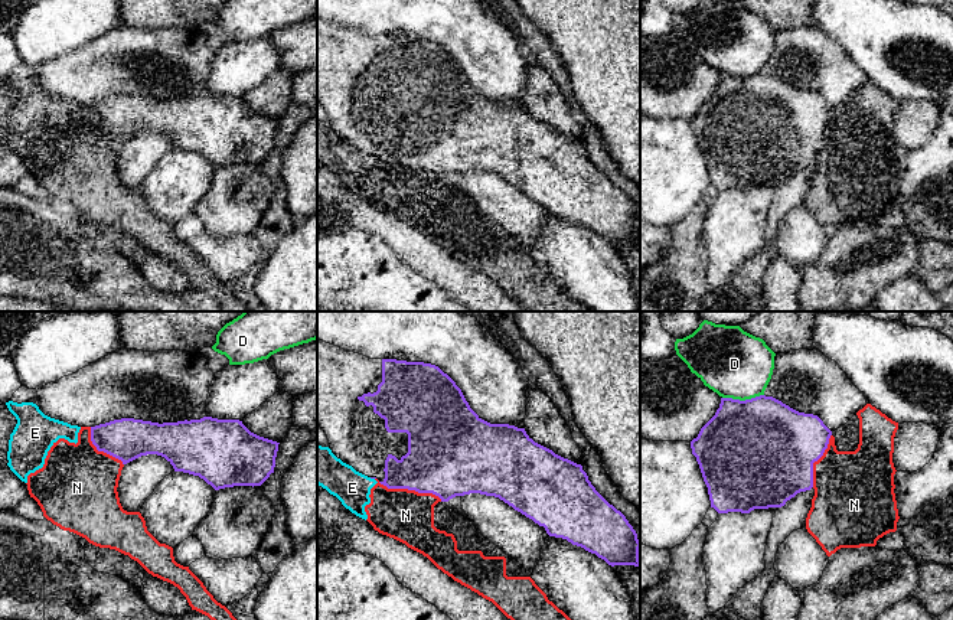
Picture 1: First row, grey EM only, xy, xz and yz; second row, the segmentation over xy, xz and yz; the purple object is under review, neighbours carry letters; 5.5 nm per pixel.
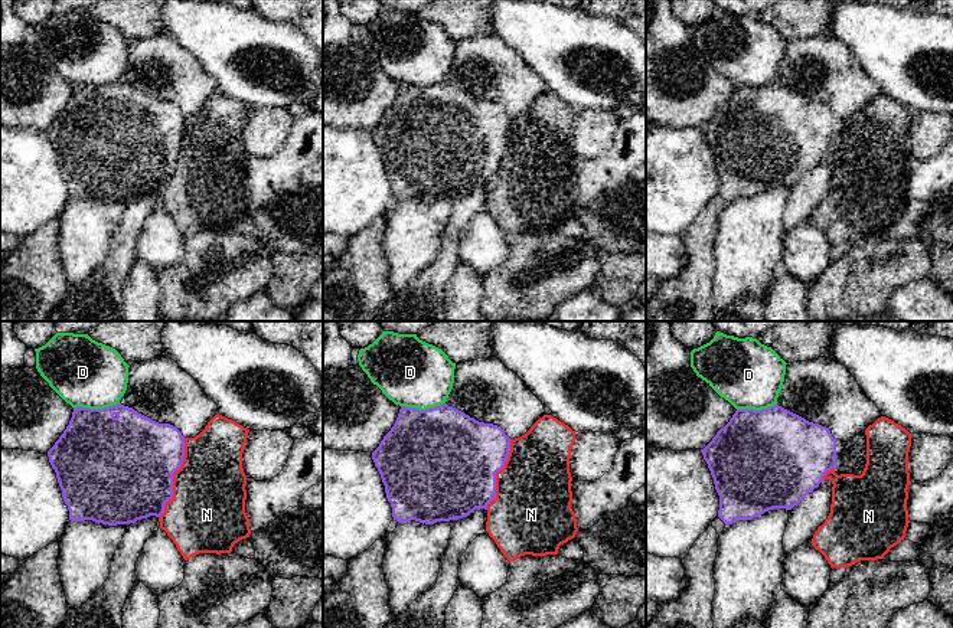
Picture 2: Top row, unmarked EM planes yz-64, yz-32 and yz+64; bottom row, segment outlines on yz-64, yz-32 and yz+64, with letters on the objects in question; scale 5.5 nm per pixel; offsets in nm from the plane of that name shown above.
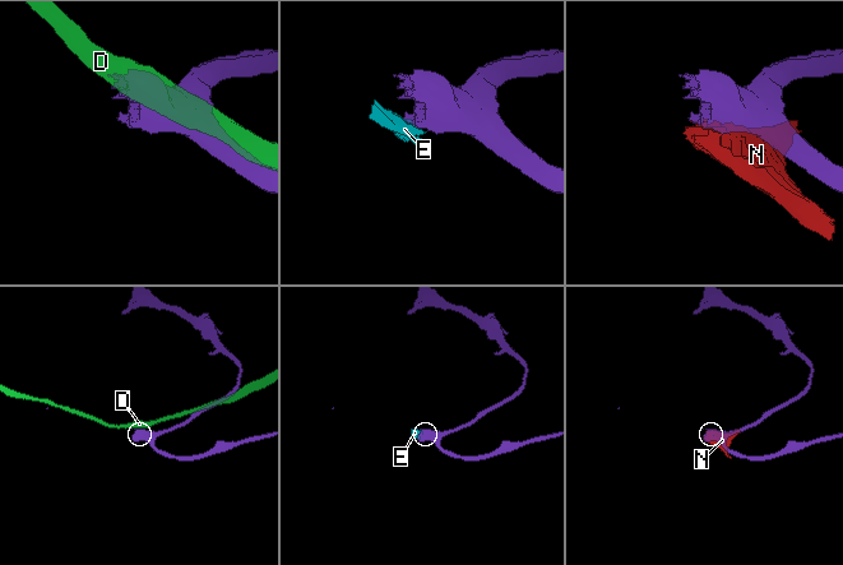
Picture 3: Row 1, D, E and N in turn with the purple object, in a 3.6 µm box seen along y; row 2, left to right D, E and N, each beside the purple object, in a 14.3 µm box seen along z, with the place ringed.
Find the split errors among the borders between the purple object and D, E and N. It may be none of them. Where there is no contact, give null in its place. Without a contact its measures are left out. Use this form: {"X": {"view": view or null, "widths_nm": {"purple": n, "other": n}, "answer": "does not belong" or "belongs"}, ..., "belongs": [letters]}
{"D": {"view": "yz", "widths_nm": {"purple": 500, "other": 380}, "answer": "does not belong"}, "E": {"view": "xz", "widths_nm": {"purple": 20, "other": 190}, "answer": "does not belong"}, "N": {"view": "xz", "widths_nm": {"purple": 400, "other": 280}, "answer": "does not belong"}, "belongs": []}

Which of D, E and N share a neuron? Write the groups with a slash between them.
D / E N

